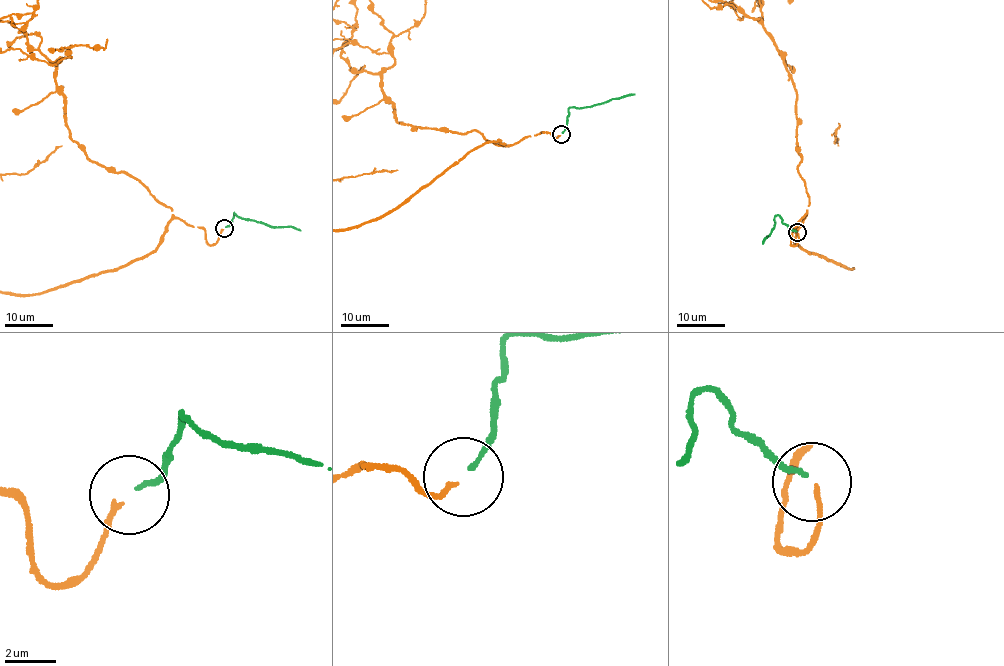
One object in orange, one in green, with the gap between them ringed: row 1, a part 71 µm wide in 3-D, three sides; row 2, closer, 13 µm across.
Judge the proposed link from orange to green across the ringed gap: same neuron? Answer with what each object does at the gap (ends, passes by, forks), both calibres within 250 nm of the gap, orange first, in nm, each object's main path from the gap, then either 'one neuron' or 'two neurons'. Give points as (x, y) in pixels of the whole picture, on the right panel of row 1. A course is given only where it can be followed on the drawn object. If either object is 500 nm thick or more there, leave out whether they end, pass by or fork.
orange ends there; green ends there; 200 nm thick on the orange side, 170 nm on the other; green runs (796, 231), (776, 215), (770, 235), (762, 244); one neuron

